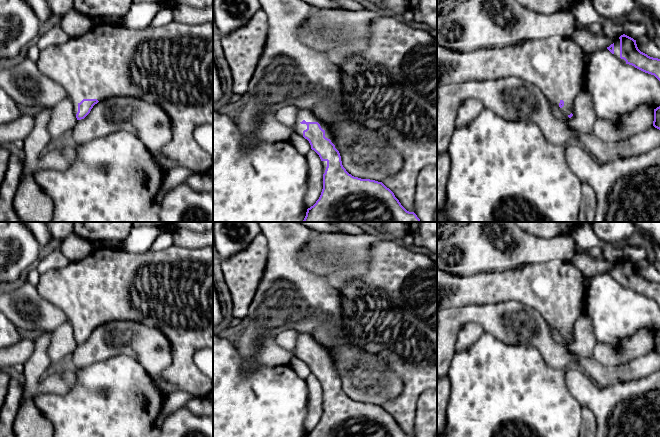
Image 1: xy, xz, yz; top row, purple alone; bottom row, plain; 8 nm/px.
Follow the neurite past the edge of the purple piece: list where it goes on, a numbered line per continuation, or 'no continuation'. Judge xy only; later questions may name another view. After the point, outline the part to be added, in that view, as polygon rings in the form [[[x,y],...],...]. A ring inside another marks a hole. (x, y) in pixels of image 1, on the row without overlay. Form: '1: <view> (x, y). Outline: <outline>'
1: xy (172, 289). Outline: [[[172,245],[164,250],[148,250],[140,254],[124,249],[96,249],[82,260],[40,274],[36,287],[44,299],[63,311],[73,327],[75,338],[83,323],[102,325],[117,320],[134,321],[162,332],[170,343],[173,362],[158,377],[152,378],[165,397],[184,391],[204,398],[213,392],[213,381],[194,362],[198,351],[213,348],[213,246],[185,249]]]

